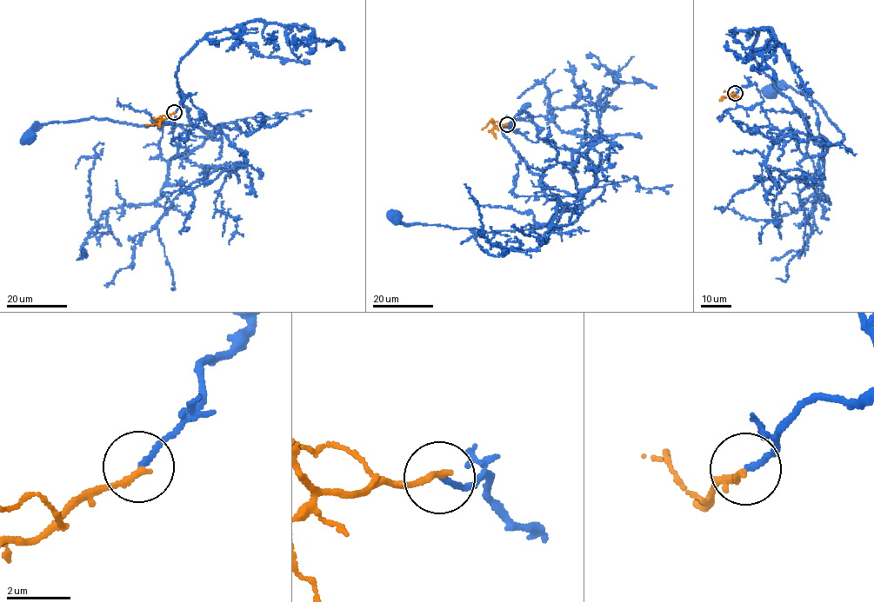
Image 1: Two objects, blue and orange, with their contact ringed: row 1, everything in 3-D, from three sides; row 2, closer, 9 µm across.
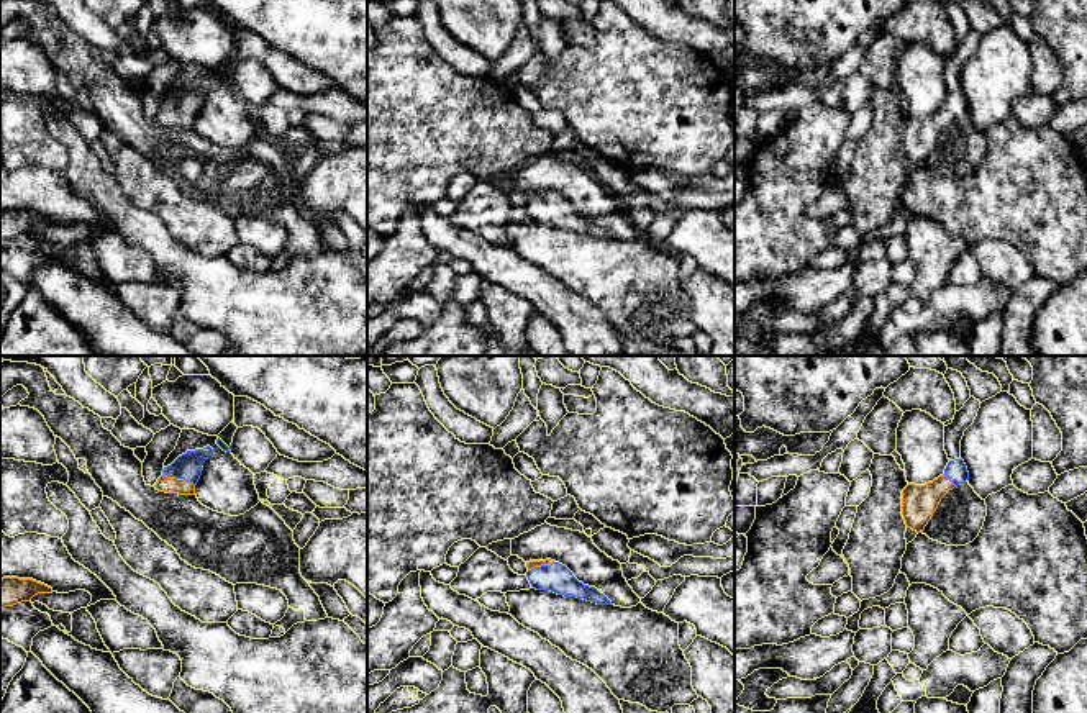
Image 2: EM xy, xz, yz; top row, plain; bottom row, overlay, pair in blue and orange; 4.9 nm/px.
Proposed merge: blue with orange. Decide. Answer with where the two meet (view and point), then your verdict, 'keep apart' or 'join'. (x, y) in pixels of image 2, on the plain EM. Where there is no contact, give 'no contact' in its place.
xy (179, 110) | join

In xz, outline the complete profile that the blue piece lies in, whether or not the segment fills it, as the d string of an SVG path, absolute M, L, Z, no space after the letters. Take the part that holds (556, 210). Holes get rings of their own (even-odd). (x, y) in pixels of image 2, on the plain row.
M551 192L526 195L526 210L533 221L551 223L564 229L577 229L597 238L612 238L612 234L595 220L584 218L572 205Z

